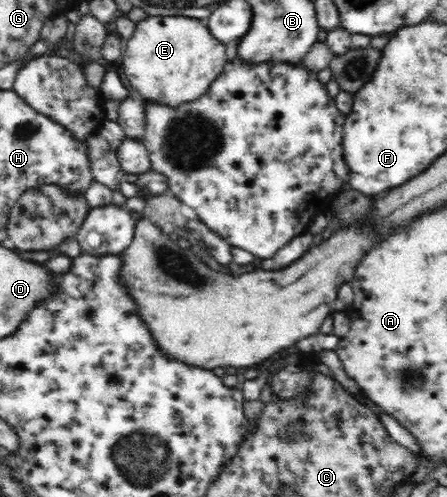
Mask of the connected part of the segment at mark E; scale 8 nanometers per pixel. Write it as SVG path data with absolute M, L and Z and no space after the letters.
M150 16L146 17L141 22L137 23L133 34L127 39L127 49L122 52L121 64L123 66L123 72L127 76L131 86L135 87L144 98L146 102L153 102L164 104L171 108L175 108L177 104L191 103L193 100L197 100L199 96L203 95L204 92L209 90L209 87L214 84L216 78L224 71L224 66L228 63L227 55L225 55L225 44L215 40L212 34L207 30L206 24L203 24L204 20L197 18L185 18L185 16Z

